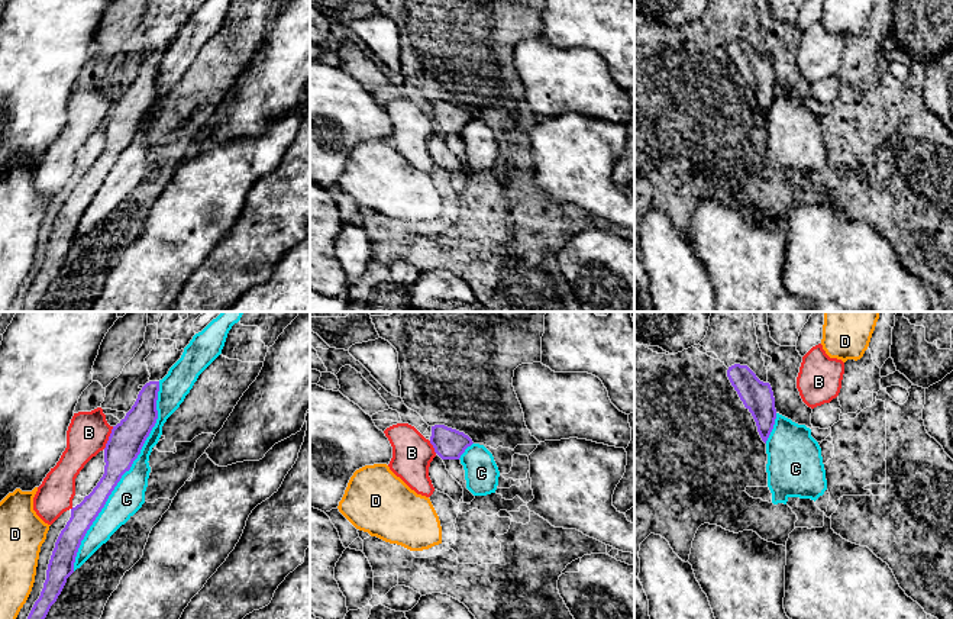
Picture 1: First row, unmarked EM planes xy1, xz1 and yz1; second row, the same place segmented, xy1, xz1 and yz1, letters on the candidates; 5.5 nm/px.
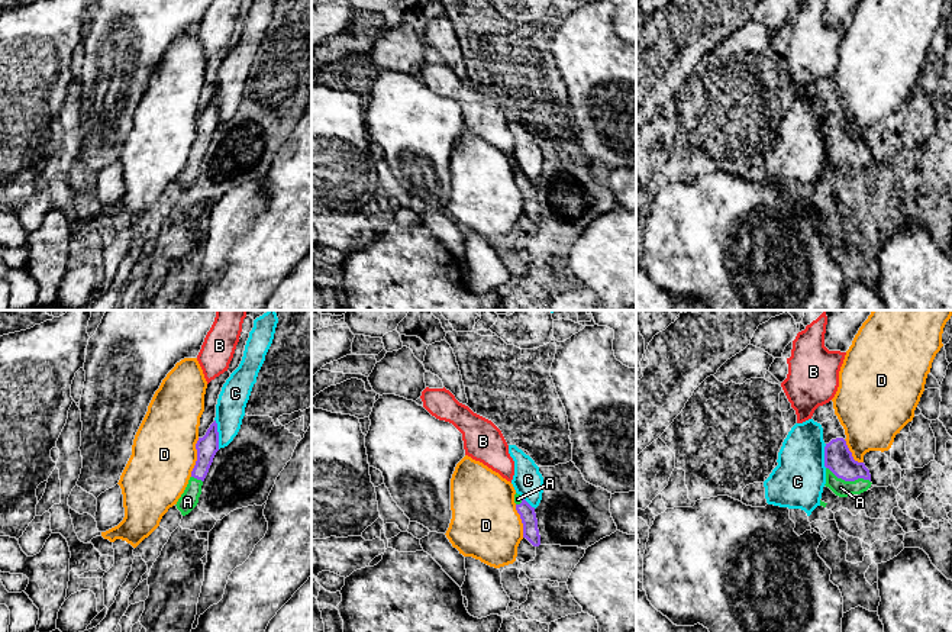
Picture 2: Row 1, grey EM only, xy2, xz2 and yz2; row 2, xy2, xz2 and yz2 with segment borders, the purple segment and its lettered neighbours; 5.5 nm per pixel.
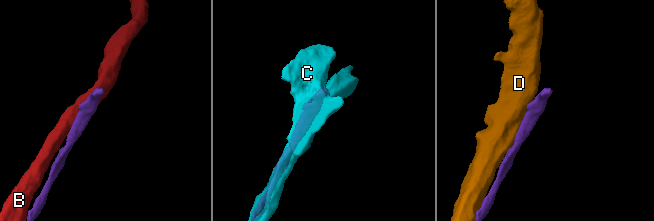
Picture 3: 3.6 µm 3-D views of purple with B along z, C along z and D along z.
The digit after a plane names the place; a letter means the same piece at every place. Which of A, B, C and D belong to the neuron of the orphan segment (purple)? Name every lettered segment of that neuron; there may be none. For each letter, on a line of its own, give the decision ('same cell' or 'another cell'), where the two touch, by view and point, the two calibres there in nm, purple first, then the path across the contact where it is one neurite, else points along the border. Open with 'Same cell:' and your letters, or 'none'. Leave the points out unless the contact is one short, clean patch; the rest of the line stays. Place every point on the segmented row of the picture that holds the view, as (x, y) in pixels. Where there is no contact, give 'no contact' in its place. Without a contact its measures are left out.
Same cell: A
A: same cell; meets purple in yz2 at (848, 480); 160 nm thick on the purple side, 90 nm on the other; runs through yz2 (838, 458), (842, 473), (848, 480), (841, 487)
B: another cell; meets purple in xy1 at (109, 438); 190 nm thick on the purple side, 220 nm on the other; border along xy1 (113, 426), (103, 448)
C: another cell; meets purple in xy1 at (122, 474); 190 nm thick on the purple side, 180 nm on the other
D: another cell; meets purple in xy2 at (197, 457); 120 nm thick on the purple side, 360 nm on the other; border along xy2 (199, 438), (194, 467), (190, 476)

